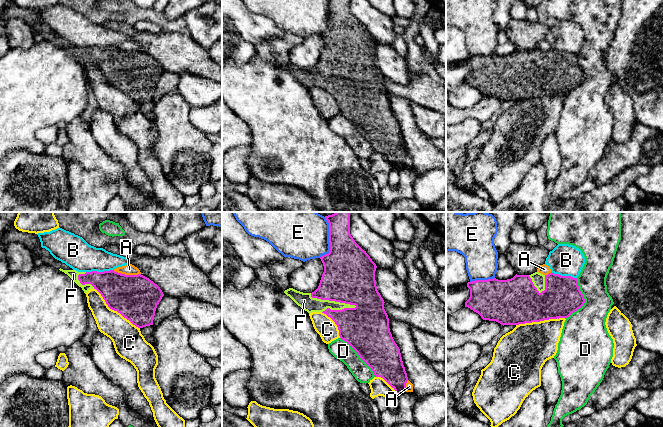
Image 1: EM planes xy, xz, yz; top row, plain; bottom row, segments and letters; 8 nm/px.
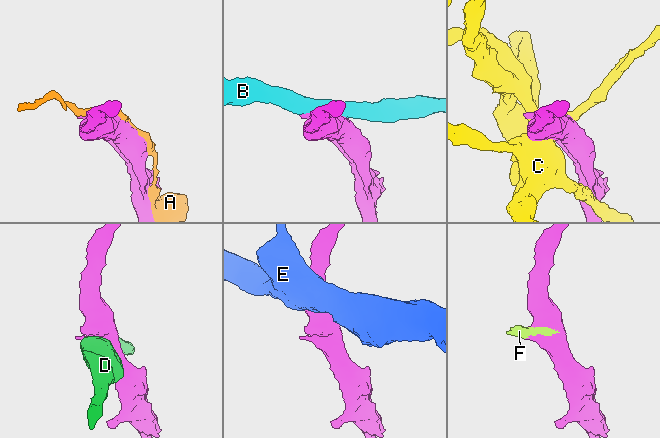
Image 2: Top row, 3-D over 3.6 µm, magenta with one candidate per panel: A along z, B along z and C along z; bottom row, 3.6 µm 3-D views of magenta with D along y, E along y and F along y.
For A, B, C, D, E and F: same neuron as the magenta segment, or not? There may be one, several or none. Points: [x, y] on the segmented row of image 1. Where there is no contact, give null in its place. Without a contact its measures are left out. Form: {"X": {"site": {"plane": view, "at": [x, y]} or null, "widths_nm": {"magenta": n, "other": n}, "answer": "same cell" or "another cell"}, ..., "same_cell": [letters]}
{"A": {"site": {"plane": "xy", "at": [127, 275]}, "widths_nm": {"magenta": 360, "other": 90}, "answer": "another cell"}, "B": {"site": {"plane": "xy", "at": [99, 272]}, "widths_nm": {"magenta": 300, "other": 240}, "answer": "another cell"}, "C": {"site": {"plane": "xy", "at": [114, 310]}, "widths_nm": {"magenta": 360, "other": 240}, "answer": "another cell"}, "D": {"site": {"plane": "yz", "at": [584, 300]}, "widths_nm": {"magenta": 300, "other": 340}, "answer": "another cell"}, "E": {"site": {"plane": "xz", "at": [329, 239]}, "widths_nm": {"magenta": 360, "other": 420}, "answer": "another cell"}, "F": {"site": {"plane": "xz", "at": [332, 300]}, "widths_nm": {"magenta": 420, "other": 120}, "answer": "same cell"}, "same_cell": ["F"]}

